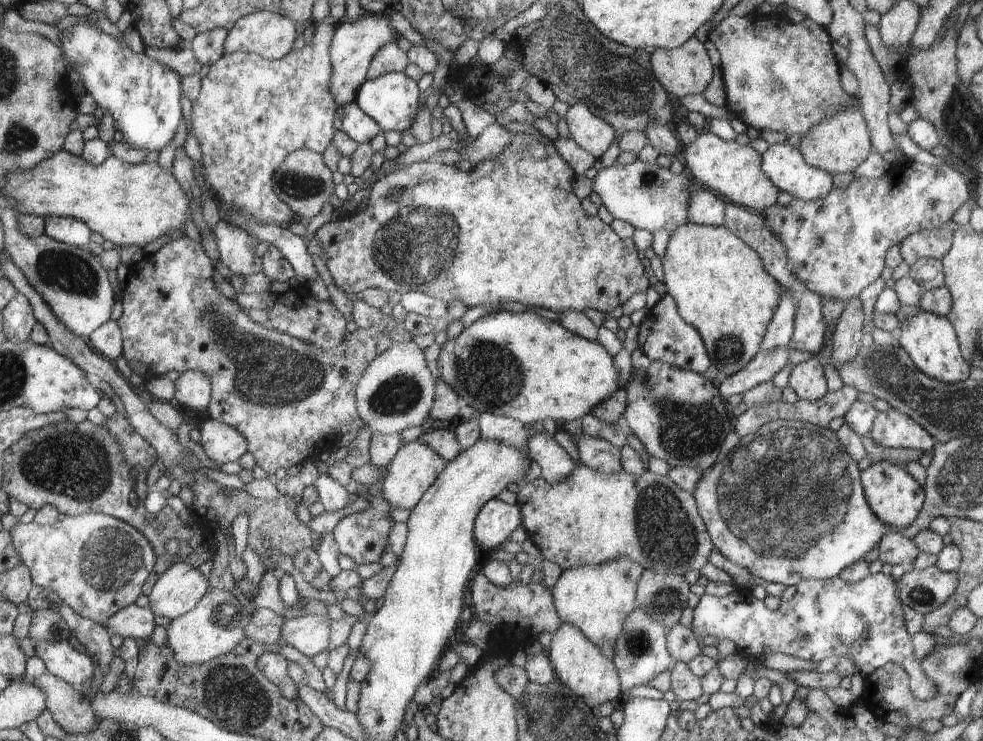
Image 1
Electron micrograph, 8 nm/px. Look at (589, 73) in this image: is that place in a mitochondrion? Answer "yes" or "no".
yes

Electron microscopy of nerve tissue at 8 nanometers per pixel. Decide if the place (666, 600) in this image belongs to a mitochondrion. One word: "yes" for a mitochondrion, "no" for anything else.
yes

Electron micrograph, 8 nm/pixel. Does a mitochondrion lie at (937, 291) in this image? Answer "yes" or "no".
no

